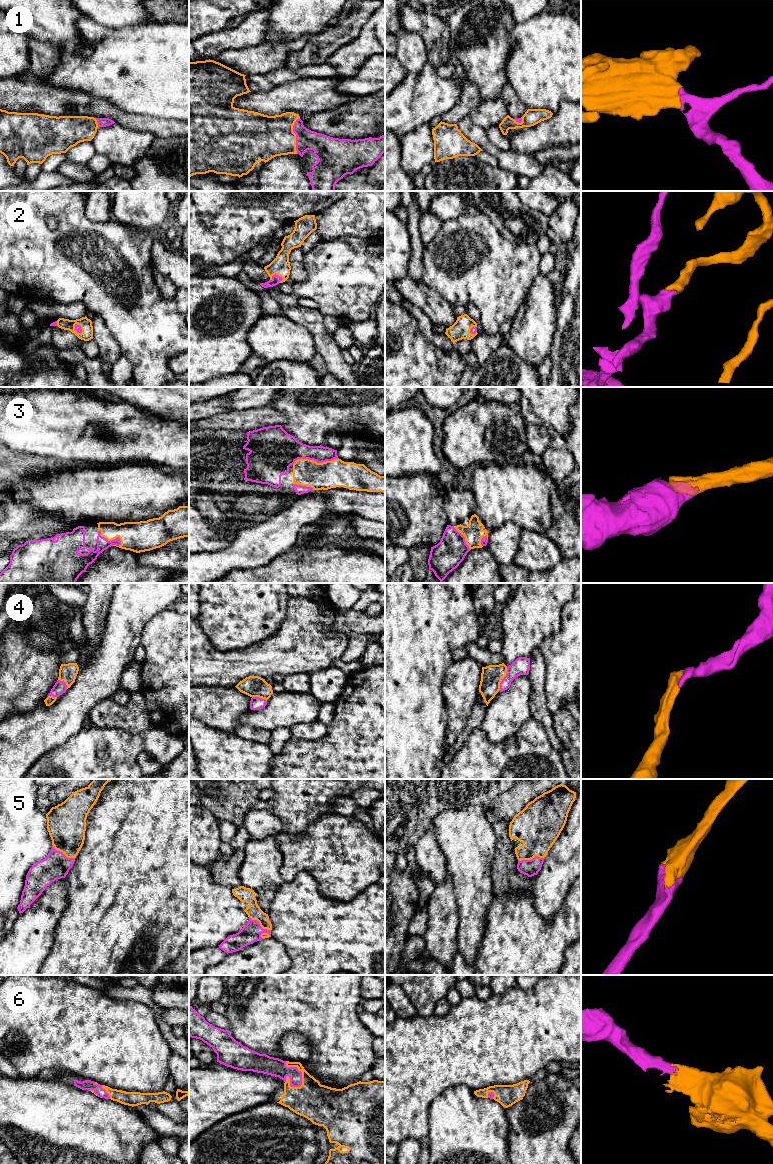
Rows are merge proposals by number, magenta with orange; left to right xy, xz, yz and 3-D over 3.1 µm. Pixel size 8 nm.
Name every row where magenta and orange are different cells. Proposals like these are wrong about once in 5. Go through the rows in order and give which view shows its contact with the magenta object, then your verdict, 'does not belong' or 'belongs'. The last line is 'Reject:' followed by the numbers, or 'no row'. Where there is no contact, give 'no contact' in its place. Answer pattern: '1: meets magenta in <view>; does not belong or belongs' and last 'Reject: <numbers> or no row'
1: meets magenta in xz; belongs
2: meets magenta in xz; belongs
3: meets magenta in xz; belongs
4: meets magenta in yz; belongs
5: meets magenta in yz; belongs
6: meets magenta in xz; belongs
Reject: no row

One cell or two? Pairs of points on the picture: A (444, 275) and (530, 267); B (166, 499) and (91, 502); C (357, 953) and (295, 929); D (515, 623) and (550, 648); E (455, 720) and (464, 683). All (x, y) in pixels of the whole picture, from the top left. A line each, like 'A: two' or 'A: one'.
A: one
B: one
C: one
D: two
E: one

